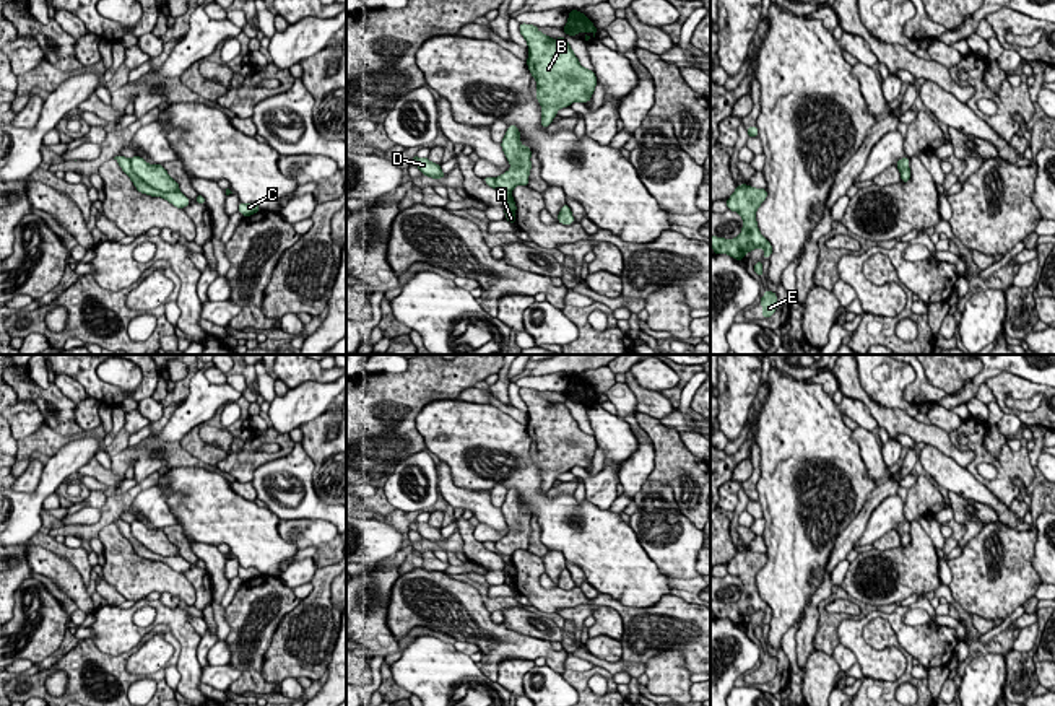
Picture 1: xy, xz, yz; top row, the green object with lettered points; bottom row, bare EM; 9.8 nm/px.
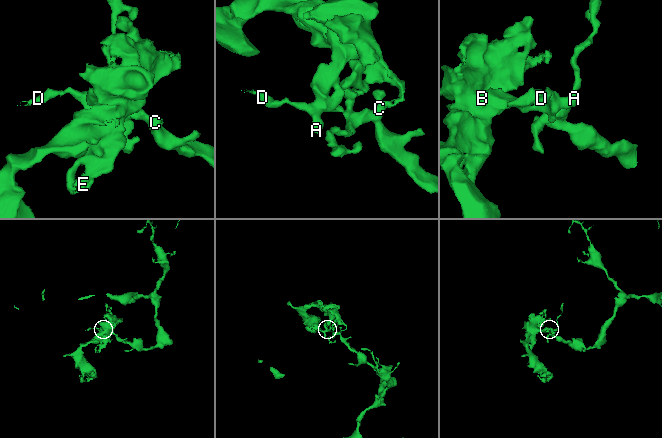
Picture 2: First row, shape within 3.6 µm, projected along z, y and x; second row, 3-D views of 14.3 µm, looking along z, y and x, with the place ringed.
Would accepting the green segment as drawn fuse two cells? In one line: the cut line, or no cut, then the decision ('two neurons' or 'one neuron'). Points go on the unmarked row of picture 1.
no cut; one neuron

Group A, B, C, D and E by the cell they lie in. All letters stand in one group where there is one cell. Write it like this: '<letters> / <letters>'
A B C D E

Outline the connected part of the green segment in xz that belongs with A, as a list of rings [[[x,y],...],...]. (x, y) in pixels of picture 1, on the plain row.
[[[517,490],[507,491],[506,501],[501,506],[501,511],[504,514],[507,525],[512,529],[512,532],[496,543],[483,542],[483,545],[489,551],[494,551],[502,556],[506,563],[506,568],[504,568],[506,584],[514,589],[517,569],[514,568],[510,555],[515,550],[528,550],[528,538],[532,534],[532,527],[530,527],[532,514],[520,508],[520,496]]]

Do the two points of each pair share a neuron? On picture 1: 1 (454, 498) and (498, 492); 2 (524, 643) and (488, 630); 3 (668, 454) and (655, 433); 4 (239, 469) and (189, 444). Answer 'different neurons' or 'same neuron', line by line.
1: different neurons
2: same neuron
3: same neuron
4: different neurons

